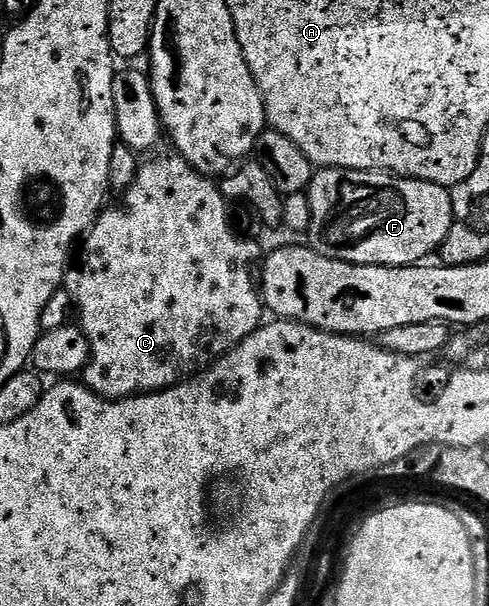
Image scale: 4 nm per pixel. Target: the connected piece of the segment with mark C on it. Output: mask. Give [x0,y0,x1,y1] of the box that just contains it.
[64,152,264,400]

